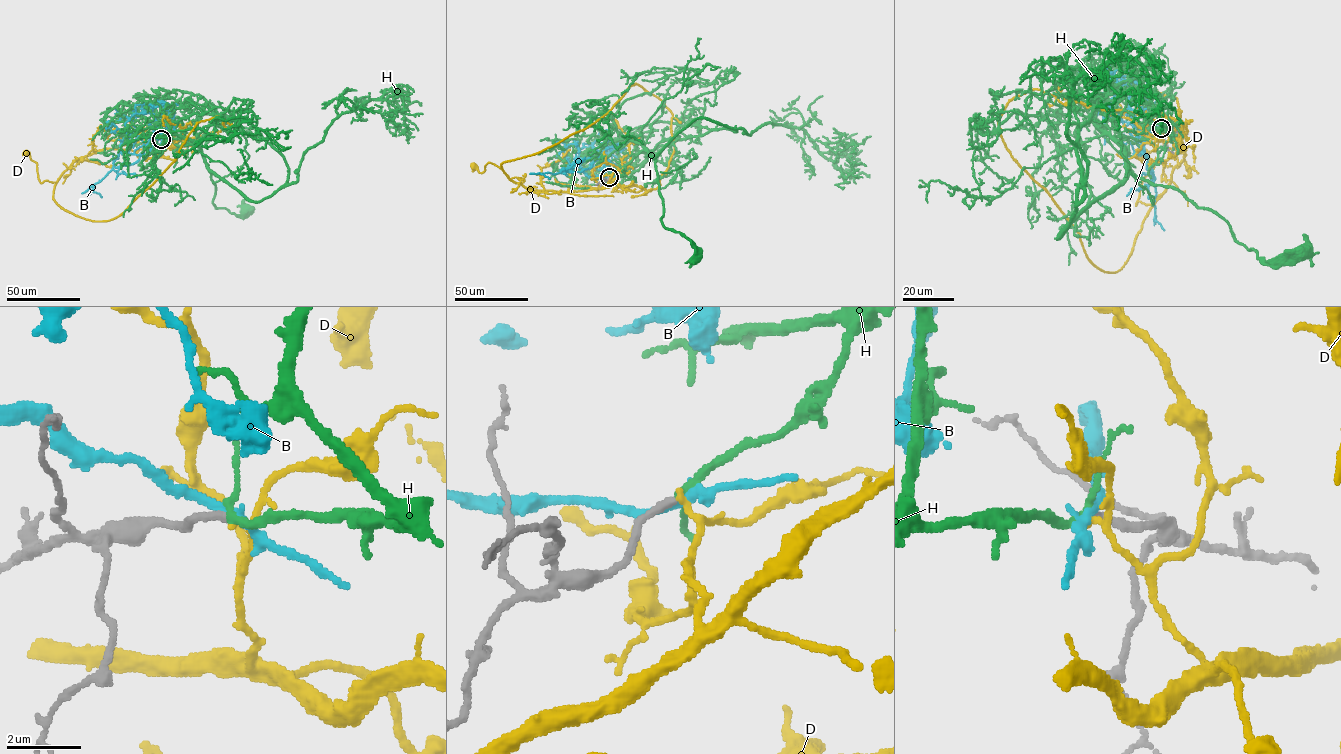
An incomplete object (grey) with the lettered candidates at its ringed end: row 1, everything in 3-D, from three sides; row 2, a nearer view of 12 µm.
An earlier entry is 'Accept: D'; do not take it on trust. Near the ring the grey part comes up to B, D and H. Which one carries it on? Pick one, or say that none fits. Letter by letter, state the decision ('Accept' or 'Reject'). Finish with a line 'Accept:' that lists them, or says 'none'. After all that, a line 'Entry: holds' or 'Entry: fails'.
B: Reject
D: Reject
H: Accept
Accept: H
Entry: fails

